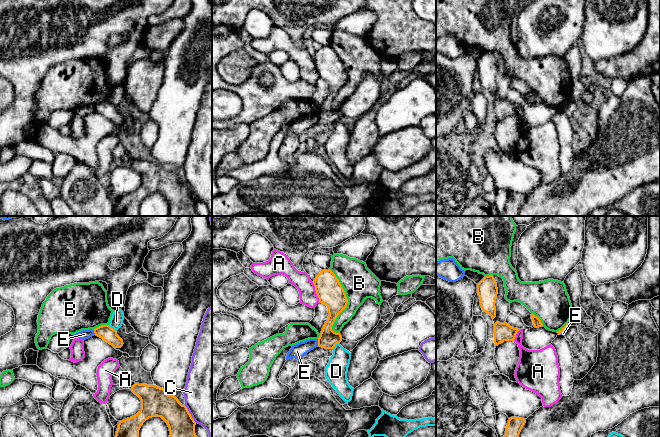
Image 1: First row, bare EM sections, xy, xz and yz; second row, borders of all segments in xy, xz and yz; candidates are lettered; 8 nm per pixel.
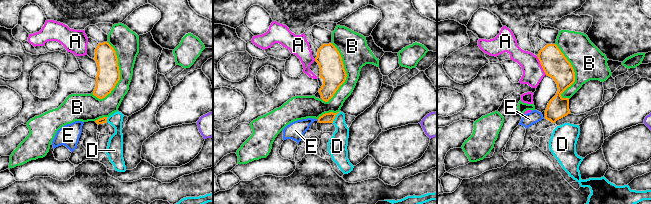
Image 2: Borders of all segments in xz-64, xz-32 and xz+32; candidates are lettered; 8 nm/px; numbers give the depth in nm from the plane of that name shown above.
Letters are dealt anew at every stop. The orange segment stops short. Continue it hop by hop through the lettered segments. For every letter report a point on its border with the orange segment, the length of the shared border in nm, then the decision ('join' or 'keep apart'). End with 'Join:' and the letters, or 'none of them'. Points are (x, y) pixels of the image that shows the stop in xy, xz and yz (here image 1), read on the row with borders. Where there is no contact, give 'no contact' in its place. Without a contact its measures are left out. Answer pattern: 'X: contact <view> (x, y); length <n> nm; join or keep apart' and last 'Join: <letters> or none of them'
A: contact xz (316, 292); length 170 nm; keep apart
B: contact xz (347, 302); length 500 nm; keep apart
C: contact xy (190, 414); length 170 nm; keep apart
D: contact xy (112, 328); length 90 nm; keep apart
E: contact xz (318, 342); length 60 nm; keep apart
Join: none of them

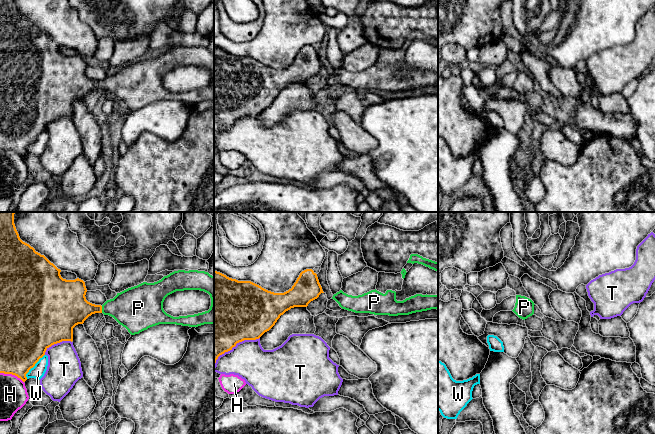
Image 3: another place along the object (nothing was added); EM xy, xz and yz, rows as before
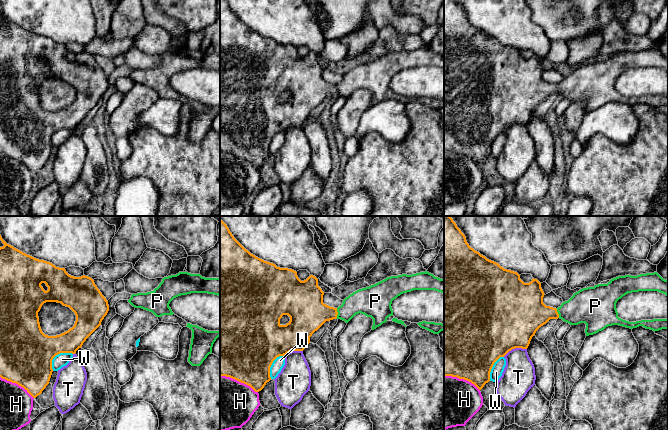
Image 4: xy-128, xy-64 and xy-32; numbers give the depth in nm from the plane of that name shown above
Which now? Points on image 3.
H: contact xy (12, 374); length 200 nm; keep apart
P: contact xy (101, 309); length 60 nm; join
T: contact xz (234, 346); length 440 nm; keep apart
W: contact xy (33, 366); length 240 nm; keep apart
Join: P

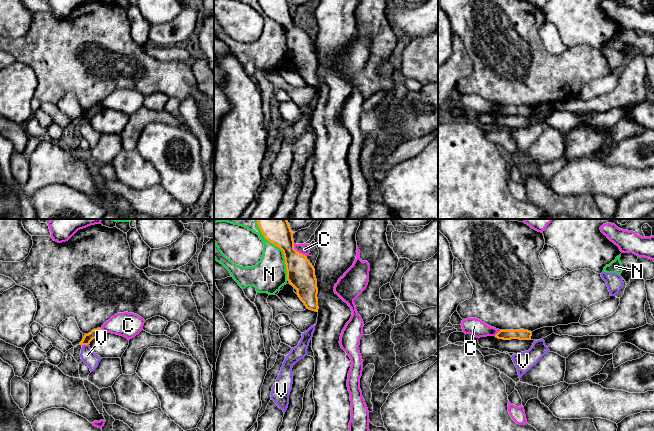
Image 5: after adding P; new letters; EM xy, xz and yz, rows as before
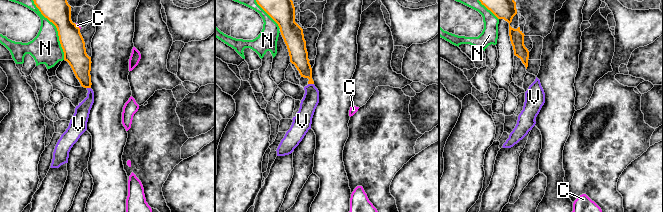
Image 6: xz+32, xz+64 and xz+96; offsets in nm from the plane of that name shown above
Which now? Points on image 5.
C: contact xz (296, 251); length 150 nm; keep apart
N: contact xz (278, 246); length 550 nm; keep apart
V: contact xy (85, 344); length 60 nm; keep apart
Join: none of them

